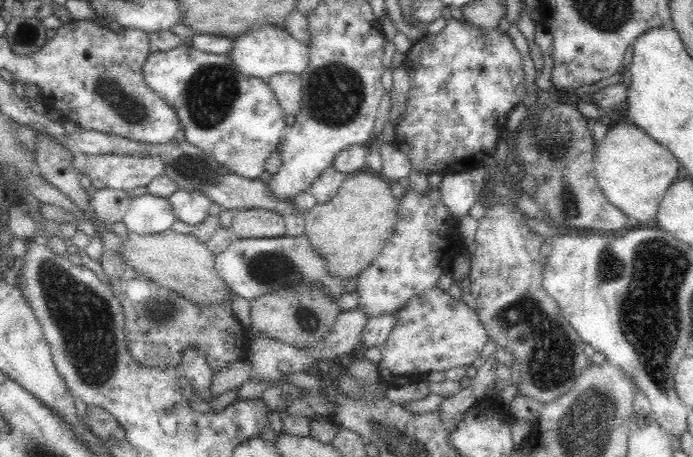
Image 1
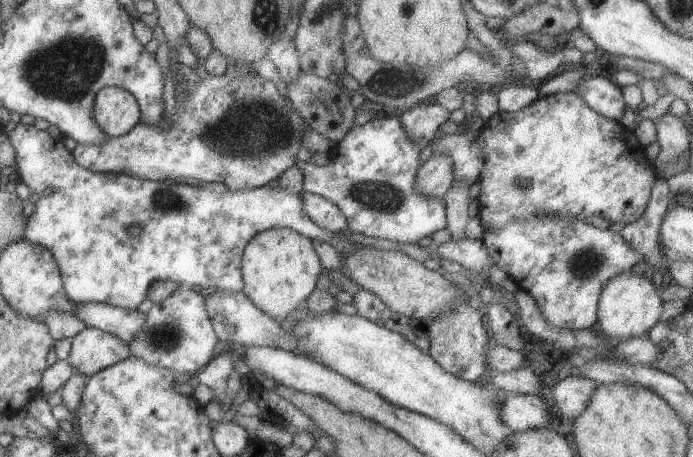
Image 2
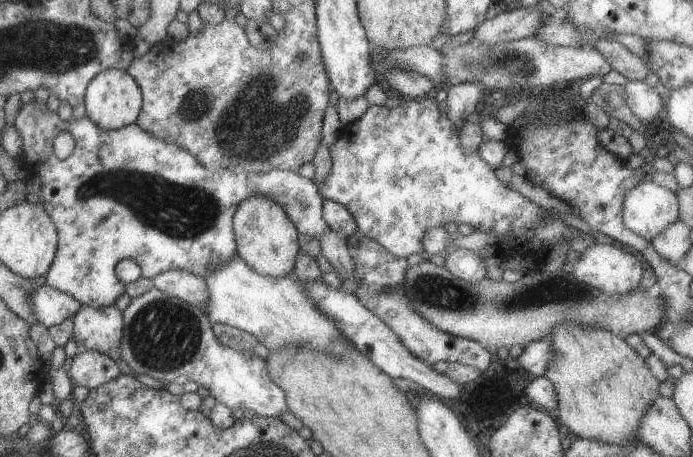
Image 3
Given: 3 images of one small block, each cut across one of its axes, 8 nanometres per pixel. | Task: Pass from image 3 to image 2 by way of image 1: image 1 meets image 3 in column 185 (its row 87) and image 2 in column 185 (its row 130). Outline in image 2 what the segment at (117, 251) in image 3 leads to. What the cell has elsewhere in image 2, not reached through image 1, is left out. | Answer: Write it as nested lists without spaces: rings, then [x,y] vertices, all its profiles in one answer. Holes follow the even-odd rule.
[[[15,124],[9,126],[7,138],[15,150],[15,170],[17,180],[23,182],[29,192],[39,194],[35,202],[35,212],[27,218],[23,238],[47,248],[61,272],[63,290],[71,302],[79,304],[105,304],[113,308],[135,310],[145,298],[147,288],[157,280],[171,280],[189,288],[209,288],[215,286],[223,292],[241,292],[243,290],[243,274],[241,274],[241,258],[247,242],[271,228],[291,228],[311,242],[321,240],[323,244],[331,244],[339,252],[353,252],[357,246],[345,242],[339,234],[333,234],[309,220],[301,210],[301,194],[285,192],[275,184],[261,186],[253,190],[241,192],[207,192],[203,188],[193,188],[187,184],[175,184],[169,180],[151,182],[125,174],[99,174],[81,168],[73,154],[65,150],[65,146],[49,136],[49,132],[37,130],[35,126]],[[133,224],[143,224],[141,236],[127,236],[125,228]]]

